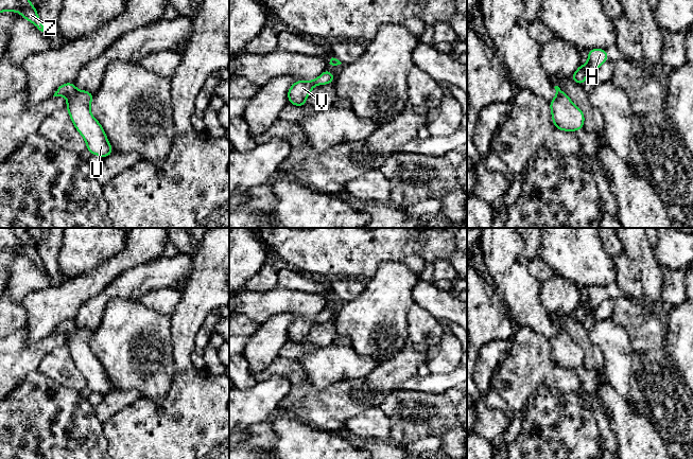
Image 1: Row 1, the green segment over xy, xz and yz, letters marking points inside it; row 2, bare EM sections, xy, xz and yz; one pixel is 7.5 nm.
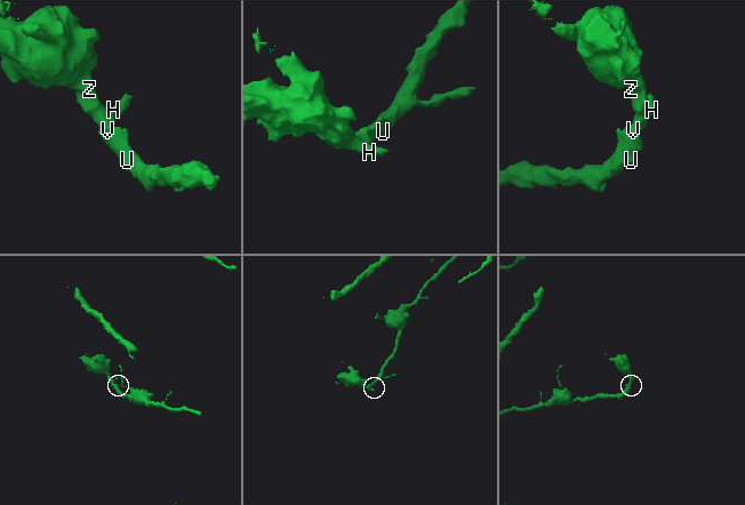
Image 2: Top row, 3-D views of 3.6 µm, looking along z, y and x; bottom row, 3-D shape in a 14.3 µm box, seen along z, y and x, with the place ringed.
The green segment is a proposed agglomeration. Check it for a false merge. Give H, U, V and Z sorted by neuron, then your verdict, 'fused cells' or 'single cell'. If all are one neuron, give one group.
H U V Z; single cell

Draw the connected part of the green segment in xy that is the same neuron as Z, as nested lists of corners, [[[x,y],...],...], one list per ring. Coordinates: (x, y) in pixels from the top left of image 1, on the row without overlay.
[[[0,228],[0,250],[18,249],[39,268],[46,269],[35,246],[28,235],[29,228]]]

